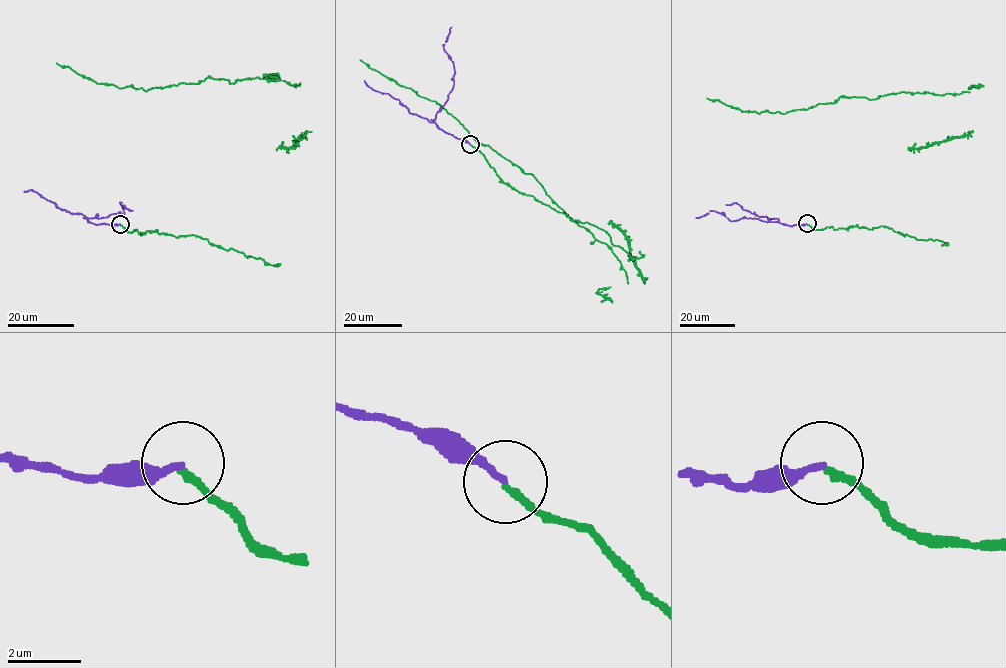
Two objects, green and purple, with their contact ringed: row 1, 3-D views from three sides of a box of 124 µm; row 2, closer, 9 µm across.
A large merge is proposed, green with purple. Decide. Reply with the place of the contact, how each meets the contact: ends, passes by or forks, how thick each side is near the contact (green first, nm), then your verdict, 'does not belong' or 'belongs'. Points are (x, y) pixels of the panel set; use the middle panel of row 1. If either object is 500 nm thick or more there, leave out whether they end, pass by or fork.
place (470, 144); green ends; purple ends; calibres 200 and 160 nm; belongs

